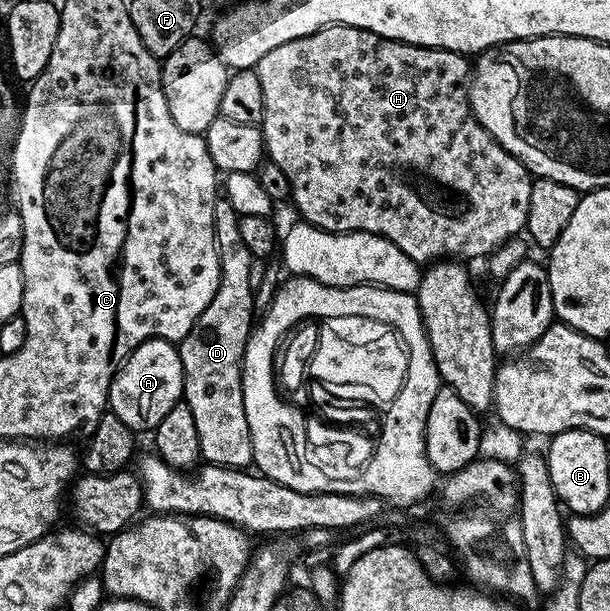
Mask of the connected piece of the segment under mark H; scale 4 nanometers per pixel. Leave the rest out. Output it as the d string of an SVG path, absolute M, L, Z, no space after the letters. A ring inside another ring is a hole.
M328 25L314 35L306 35L302 39L282 43L282 47L274 47L270 55L262 55L255 70L262 83L264 100L264 120L258 126L264 138L264 152L267 160L277 164L282 169L282 175L289 180L291 204L296 204L297 211L304 216L301 218L307 224L331 233L377 233L390 239L390 243L402 247L410 259L421 263L464 257L484 259L507 243L509 238L525 232L533 174L518 158L507 153L472 114L472 108L468 106L470 61L465 54L407 45L349 25Z

